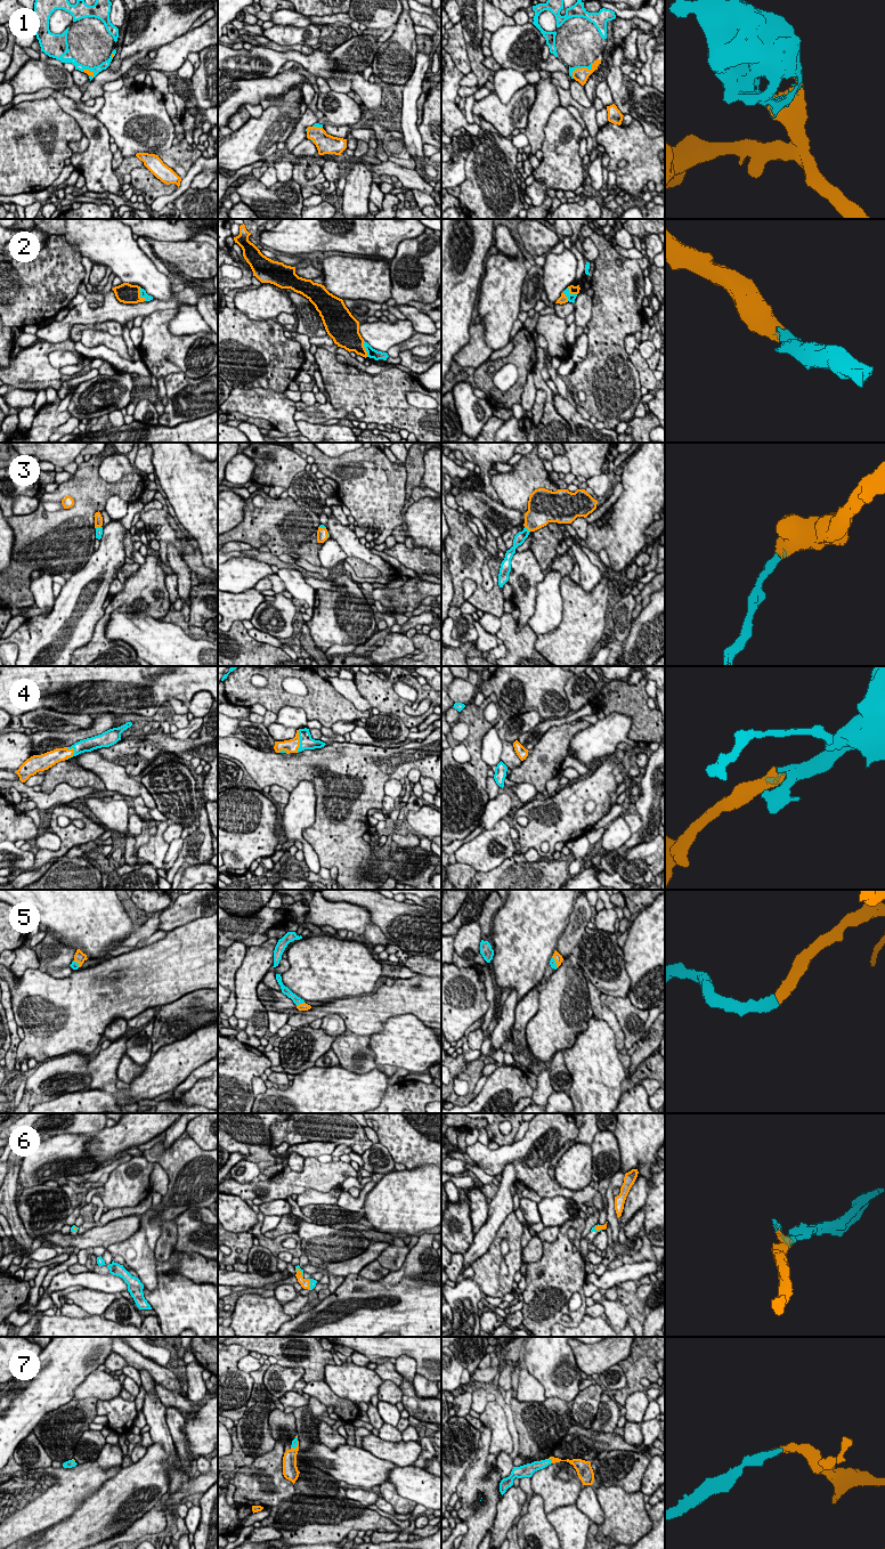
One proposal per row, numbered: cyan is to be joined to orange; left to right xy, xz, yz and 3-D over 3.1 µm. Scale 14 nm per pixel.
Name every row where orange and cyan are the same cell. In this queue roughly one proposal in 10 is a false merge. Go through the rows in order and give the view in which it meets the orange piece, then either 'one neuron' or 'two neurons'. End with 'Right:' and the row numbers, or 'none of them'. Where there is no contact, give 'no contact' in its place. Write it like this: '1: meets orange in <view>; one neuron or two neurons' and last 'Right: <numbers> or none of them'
1: meets orange in yz; one neuron
2: meets orange in xy; one neuron
3: meets orange in yz; one neuron
4: meets orange in xz; one neuron
5: meets orange in xz; one neuron
6: meets orange in xz; one neuron
7: meets orange in yz; one neuron
Right: 1, 2, 3, 4, 5, 6, 7

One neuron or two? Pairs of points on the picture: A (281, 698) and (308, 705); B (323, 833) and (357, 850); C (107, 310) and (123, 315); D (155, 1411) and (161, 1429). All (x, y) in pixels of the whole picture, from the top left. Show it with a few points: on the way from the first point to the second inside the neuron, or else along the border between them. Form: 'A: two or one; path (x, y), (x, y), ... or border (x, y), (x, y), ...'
A: one; path (287, 699), (301, 702)
B: one; path (331, 835), (349, 850)
C: one; path (111, 310), (120, 311)
D: one; path (155, 1416), (157, 1425)

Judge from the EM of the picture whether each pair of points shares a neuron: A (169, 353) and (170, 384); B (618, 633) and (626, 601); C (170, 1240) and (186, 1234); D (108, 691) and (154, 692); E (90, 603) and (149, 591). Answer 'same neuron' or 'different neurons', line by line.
A: different neurons
B: same neuron
C: different neurons
D: same neuron
E: different neurons

